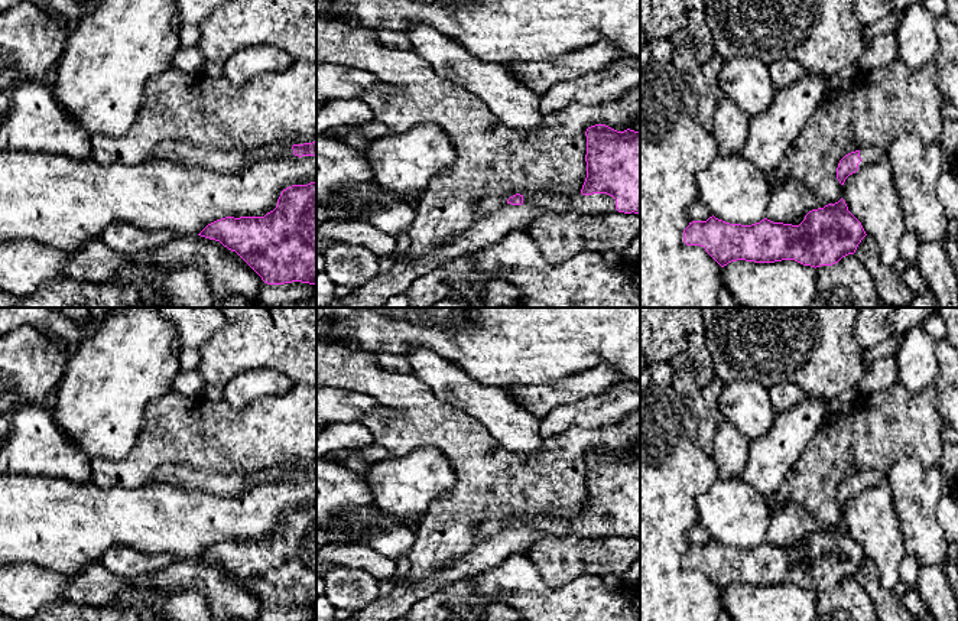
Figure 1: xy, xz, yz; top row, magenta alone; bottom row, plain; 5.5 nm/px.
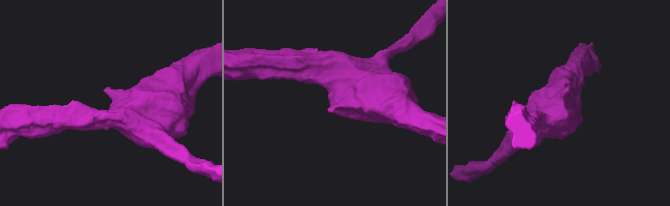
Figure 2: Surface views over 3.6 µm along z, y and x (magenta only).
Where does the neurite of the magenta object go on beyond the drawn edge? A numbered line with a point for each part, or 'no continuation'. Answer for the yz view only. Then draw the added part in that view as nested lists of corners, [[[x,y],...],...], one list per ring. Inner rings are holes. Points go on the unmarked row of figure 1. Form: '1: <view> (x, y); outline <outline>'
1: yz (869, 478); outline [[[868,469],[868,471],[860,472],[861,488],[864,491],[871,487],[879,485],[884,479],[886,479],[886,475],[876,469]]]

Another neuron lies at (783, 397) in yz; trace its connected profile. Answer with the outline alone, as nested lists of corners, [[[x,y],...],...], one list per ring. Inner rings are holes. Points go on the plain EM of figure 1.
[[[785,383],[773,386],[769,390],[770,401],[776,414],[782,414],[805,400],[805,393],[799,386]]]

